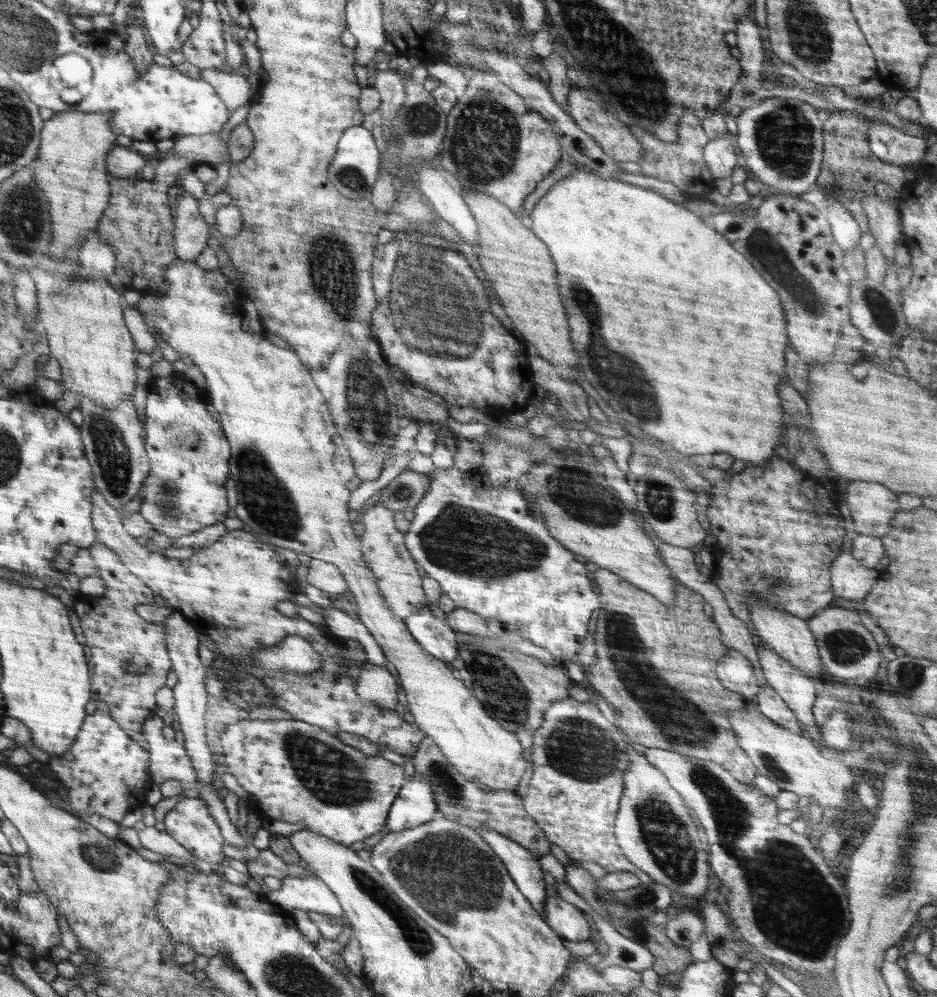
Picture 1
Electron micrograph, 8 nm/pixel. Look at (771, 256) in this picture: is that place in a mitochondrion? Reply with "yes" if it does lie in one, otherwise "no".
yes

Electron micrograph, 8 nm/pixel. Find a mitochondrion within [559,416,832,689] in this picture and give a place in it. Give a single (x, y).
(660, 500)

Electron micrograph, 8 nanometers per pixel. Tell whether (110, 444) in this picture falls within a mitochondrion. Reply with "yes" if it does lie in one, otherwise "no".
yes

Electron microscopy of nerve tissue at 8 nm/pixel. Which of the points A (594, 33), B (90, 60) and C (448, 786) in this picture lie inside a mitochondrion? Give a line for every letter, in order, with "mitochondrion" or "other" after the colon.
A: mitochondrion
B: other
C: mitochondrion

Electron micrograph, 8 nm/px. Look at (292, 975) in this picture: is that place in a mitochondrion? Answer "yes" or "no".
yes

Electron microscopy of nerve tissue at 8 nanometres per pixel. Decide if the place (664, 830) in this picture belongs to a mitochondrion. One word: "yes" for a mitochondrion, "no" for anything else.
yes

